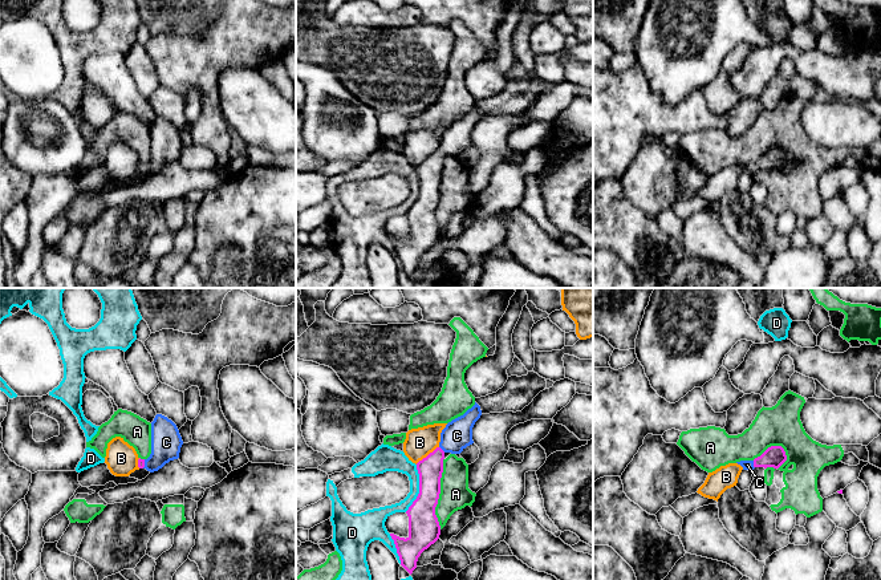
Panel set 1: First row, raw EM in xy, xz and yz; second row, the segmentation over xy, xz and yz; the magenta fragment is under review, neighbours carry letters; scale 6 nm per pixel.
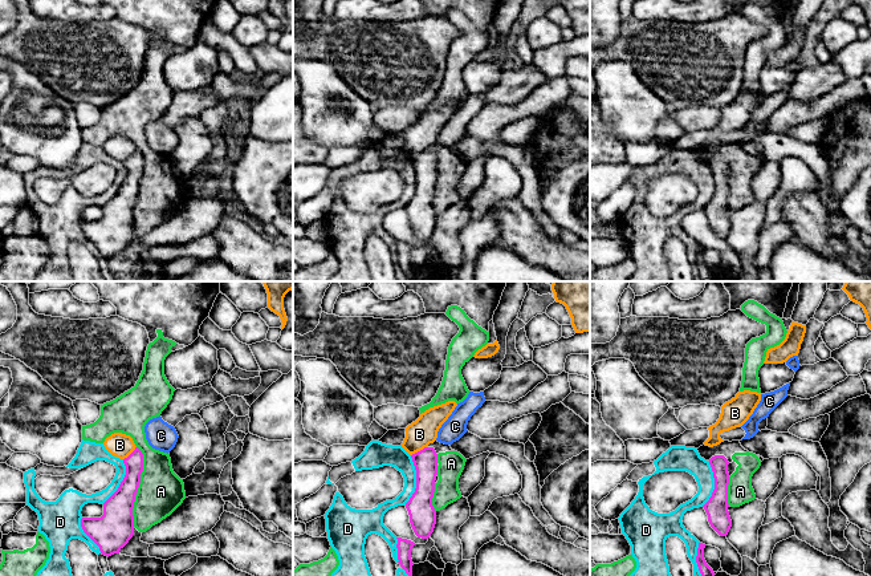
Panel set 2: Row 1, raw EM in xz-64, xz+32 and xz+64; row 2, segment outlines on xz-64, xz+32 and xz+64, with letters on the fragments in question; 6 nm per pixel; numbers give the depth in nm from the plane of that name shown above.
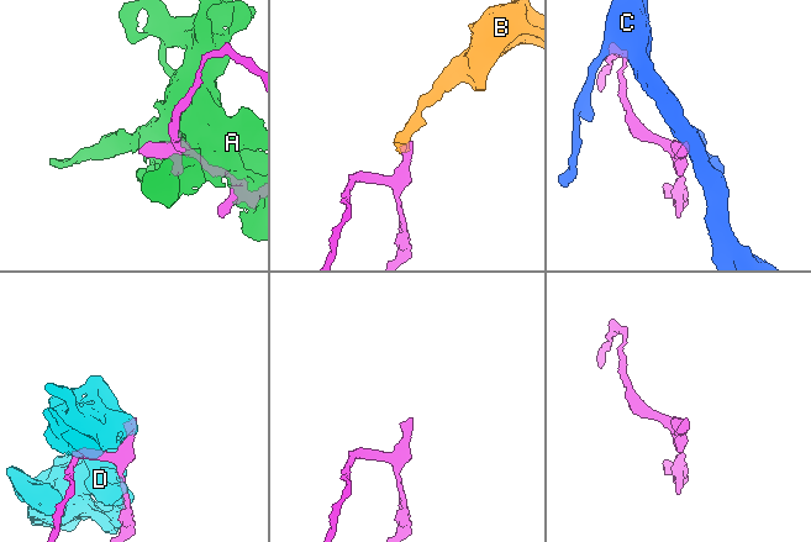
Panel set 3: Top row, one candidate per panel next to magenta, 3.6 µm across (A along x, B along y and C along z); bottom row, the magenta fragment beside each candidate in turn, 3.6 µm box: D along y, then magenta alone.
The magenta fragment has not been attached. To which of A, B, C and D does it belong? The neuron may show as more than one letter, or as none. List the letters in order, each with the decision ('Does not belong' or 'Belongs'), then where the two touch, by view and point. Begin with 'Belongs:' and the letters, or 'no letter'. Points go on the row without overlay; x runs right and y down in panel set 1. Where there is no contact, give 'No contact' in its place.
Belongs: C
A: Does not belong. Touches magenta at xz (439, 195)
B: Does not belong. Touches magenta at xz (427, 158)
C: Belongs. Touches magenta at yz (754, 167)
D: Does not belong. Touches magenta at xz (419, 191)

